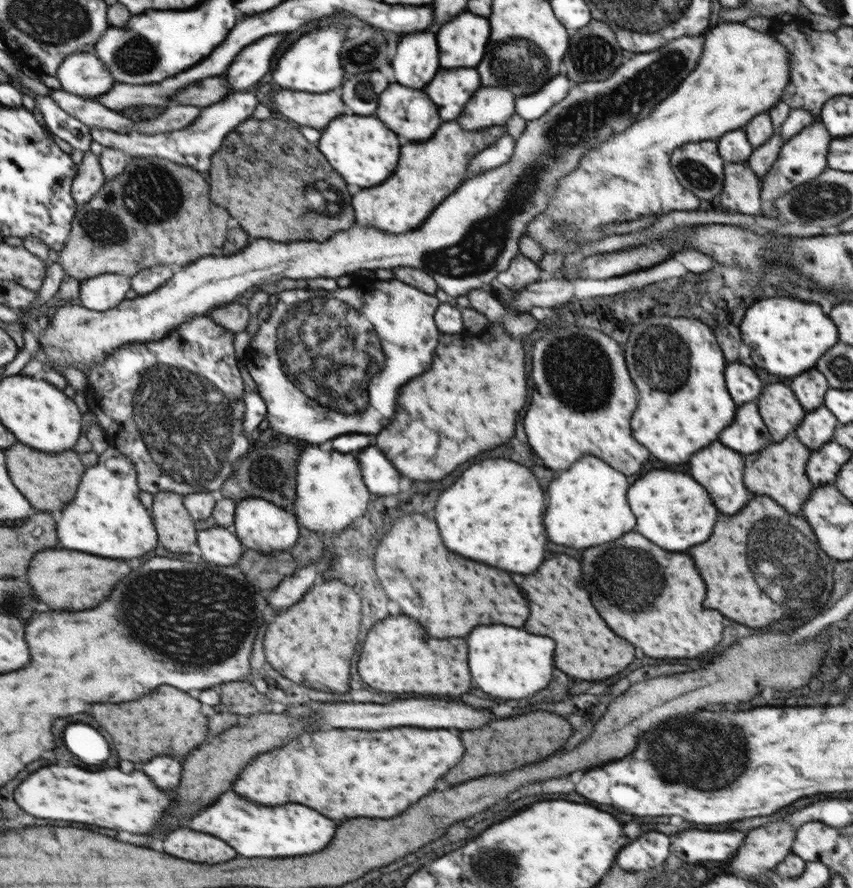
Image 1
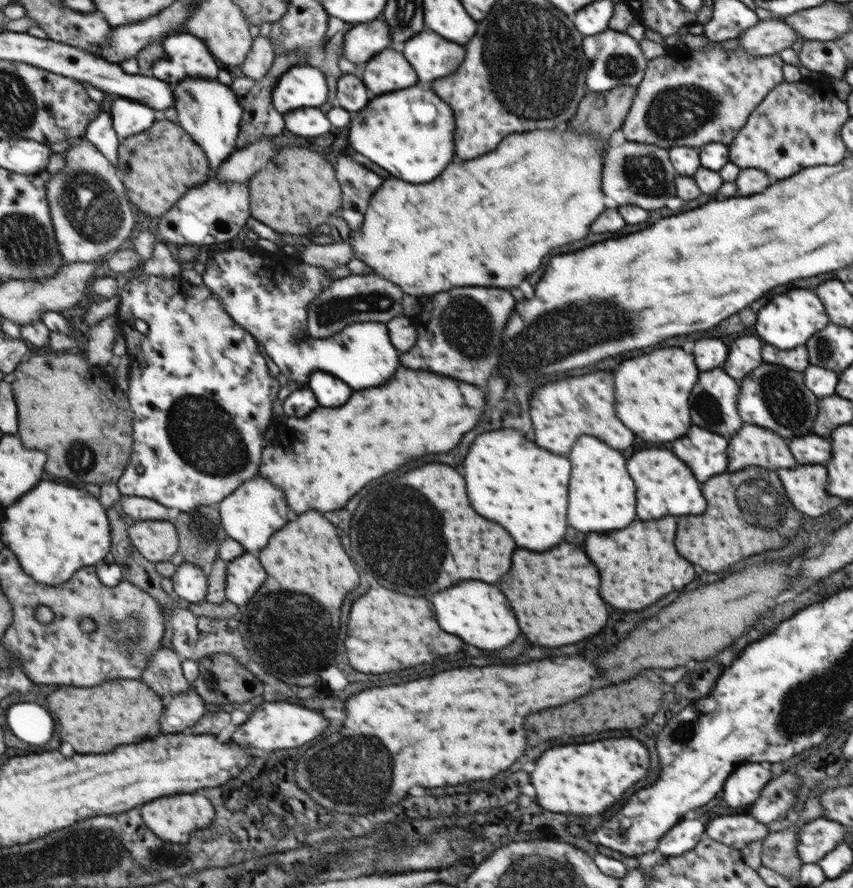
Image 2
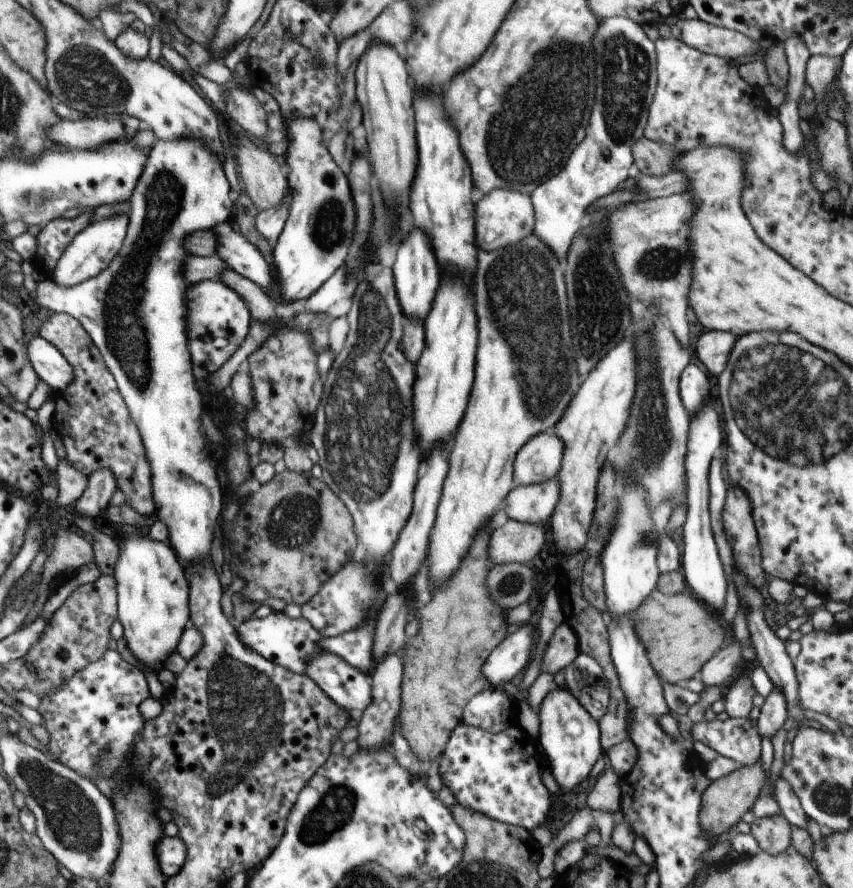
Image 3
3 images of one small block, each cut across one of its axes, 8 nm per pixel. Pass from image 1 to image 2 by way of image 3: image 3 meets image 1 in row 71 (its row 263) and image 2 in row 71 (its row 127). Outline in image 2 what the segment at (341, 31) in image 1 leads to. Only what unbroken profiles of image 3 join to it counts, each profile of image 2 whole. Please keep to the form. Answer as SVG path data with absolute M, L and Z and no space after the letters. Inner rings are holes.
M294 65L272 89L272 104L284 116L301 108L321 107L328 93L326 76L317 67Z

